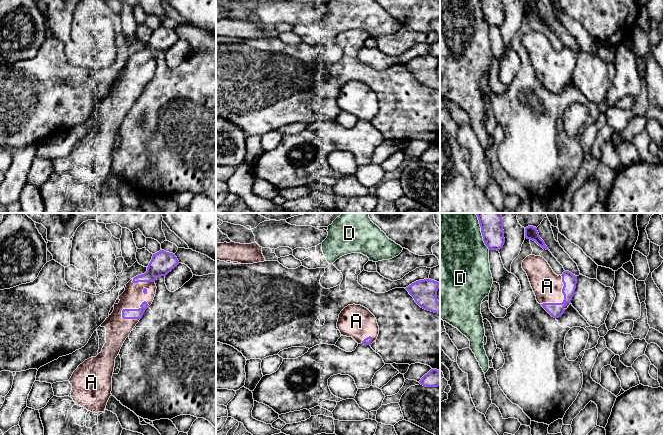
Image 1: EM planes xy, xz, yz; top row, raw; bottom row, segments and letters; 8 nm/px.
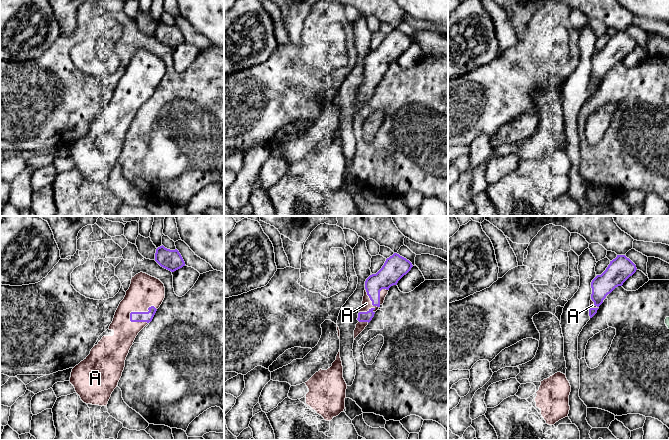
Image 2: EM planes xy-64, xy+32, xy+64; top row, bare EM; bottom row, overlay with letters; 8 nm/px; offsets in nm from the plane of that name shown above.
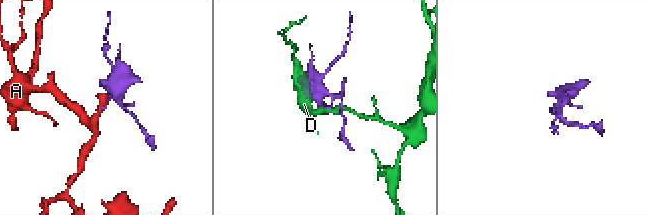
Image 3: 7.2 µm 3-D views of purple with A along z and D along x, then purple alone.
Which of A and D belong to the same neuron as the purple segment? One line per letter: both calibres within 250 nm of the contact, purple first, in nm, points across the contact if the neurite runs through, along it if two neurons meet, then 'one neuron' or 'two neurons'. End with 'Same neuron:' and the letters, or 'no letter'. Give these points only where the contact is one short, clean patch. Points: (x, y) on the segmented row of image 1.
A: 80 nm thick on the purple side, 190 nm on the other; runs through xy (126, 313), (132, 309), (122, 310), (118, 329); one neuron
D: 190 nm thick on the purple side, 500 nm on the other; two neurons
Same neuron: A

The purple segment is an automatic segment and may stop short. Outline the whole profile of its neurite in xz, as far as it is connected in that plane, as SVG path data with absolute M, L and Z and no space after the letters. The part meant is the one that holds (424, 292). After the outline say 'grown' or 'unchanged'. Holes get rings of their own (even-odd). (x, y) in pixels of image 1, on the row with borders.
M428 278L416 281L405 289L421 308L440 314L440 302L437 300L439 282Z; unchanged

